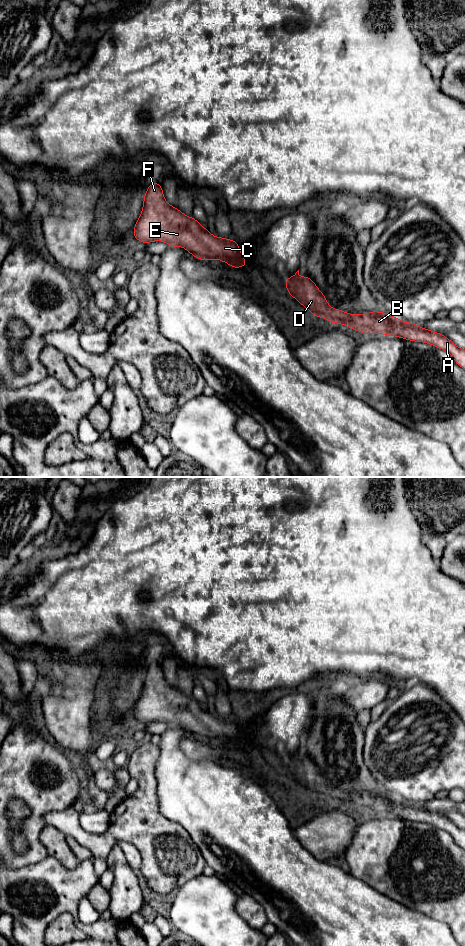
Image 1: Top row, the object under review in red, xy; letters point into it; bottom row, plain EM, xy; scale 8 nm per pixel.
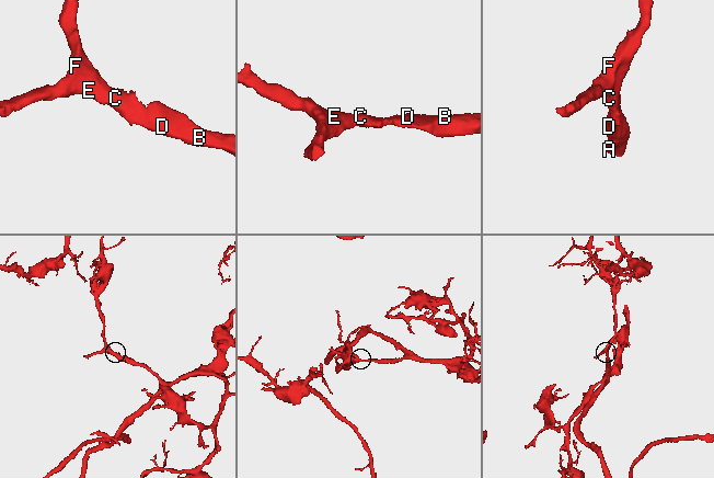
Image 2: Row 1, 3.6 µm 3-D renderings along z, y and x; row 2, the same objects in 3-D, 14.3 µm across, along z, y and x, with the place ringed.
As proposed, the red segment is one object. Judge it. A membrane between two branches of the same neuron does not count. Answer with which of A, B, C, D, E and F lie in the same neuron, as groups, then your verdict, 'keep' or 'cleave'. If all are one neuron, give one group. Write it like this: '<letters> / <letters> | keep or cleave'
A B C D E F | keep

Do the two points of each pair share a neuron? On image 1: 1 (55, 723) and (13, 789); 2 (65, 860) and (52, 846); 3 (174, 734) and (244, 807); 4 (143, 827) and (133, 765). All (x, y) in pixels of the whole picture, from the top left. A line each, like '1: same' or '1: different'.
1: different
2: same
3: same
4: same

